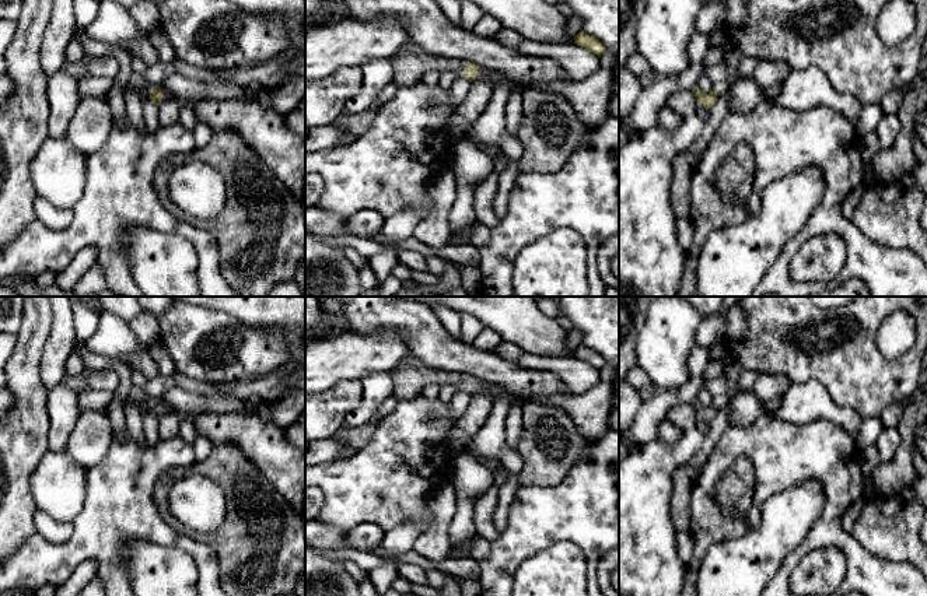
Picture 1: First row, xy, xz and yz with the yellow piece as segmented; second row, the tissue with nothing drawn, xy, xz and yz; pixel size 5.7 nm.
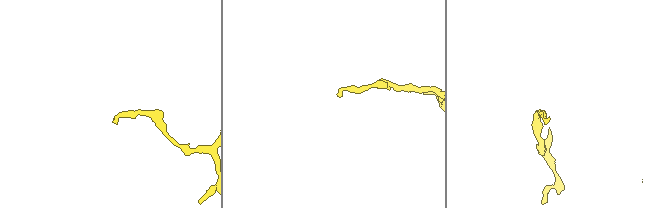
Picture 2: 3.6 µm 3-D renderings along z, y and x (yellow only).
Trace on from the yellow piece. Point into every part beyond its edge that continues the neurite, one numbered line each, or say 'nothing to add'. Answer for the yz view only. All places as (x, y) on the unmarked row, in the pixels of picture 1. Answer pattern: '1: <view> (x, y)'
1: yz (702, 426)

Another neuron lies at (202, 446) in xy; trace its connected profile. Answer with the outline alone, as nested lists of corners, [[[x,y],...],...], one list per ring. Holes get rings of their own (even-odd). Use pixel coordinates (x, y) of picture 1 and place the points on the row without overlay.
[[[197,434],[192,442],[192,448],[197,460],[207,459],[209,455],[211,453],[213,446],[214,444],[200,434]]]

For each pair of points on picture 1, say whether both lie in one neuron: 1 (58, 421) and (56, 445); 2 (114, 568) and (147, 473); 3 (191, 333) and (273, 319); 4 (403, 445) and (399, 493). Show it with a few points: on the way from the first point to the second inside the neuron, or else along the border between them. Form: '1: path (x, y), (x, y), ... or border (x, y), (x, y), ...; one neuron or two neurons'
1: path (58, 427), (58, 440); one neuron
2: path (111, 544), (111, 514), (123, 497); one neuron
3: border (220, 311), (248, 326), (277, 332); two neurons
4: path (403, 456), (399, 467), (399, 481); one neuron

